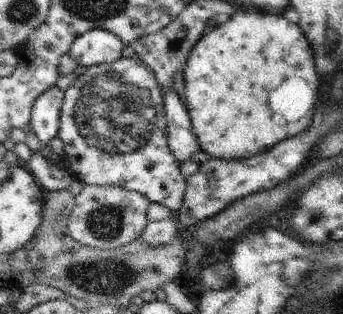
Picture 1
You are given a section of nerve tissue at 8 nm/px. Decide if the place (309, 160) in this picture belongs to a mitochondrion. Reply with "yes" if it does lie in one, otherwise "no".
no

